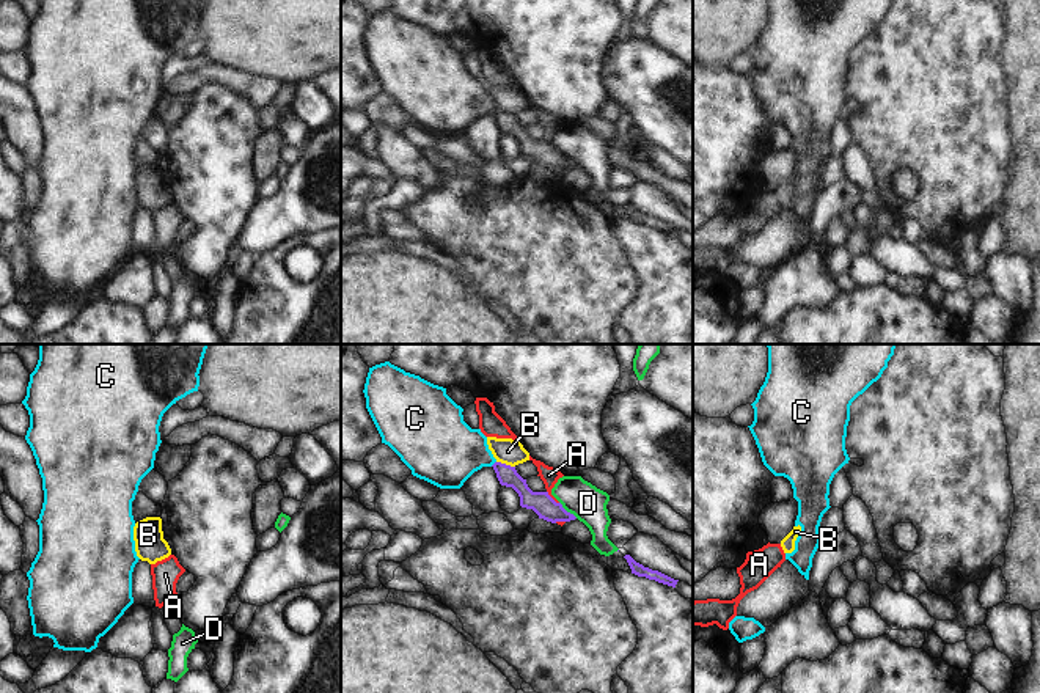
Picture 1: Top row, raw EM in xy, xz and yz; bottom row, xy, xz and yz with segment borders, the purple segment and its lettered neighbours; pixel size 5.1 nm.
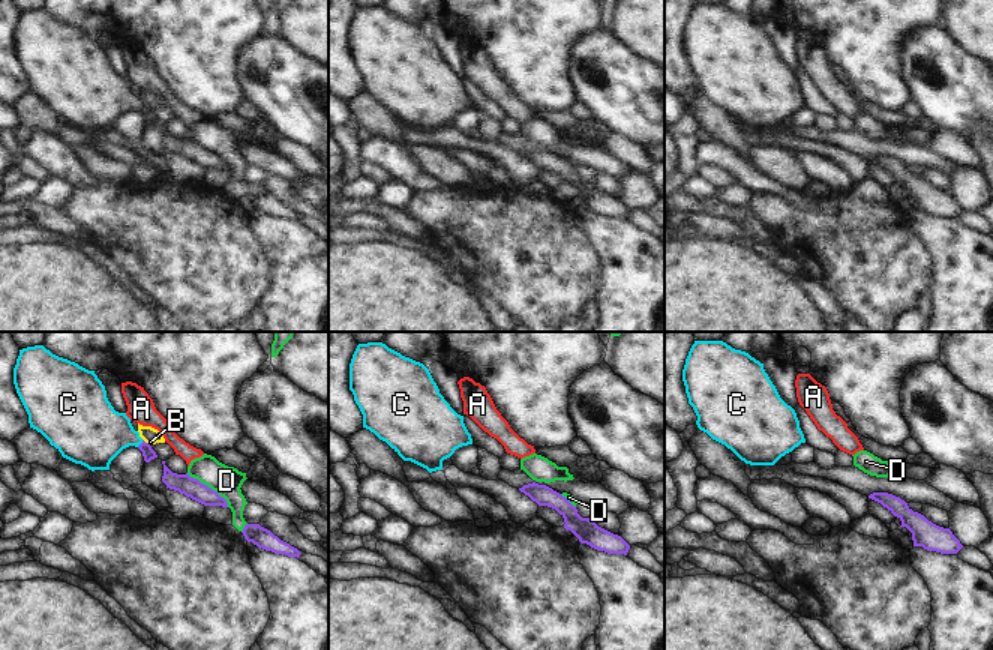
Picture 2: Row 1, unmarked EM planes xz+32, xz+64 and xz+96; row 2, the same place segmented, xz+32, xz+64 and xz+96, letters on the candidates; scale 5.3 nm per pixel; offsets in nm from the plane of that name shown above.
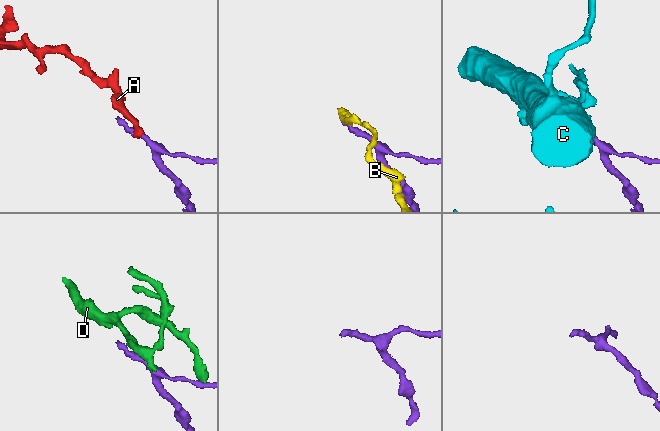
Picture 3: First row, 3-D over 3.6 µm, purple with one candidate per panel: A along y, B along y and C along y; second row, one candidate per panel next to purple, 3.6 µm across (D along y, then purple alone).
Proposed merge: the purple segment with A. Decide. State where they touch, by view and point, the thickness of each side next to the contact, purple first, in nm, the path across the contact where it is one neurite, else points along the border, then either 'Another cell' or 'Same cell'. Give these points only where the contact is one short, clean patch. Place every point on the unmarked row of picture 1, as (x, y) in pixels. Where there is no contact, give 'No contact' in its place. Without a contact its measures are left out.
Touches purple at xz (550, 145). Thickness 110 nm (purple) against 90 nm. Boundary: xz (547, 139), (558, 151). Another cell.

